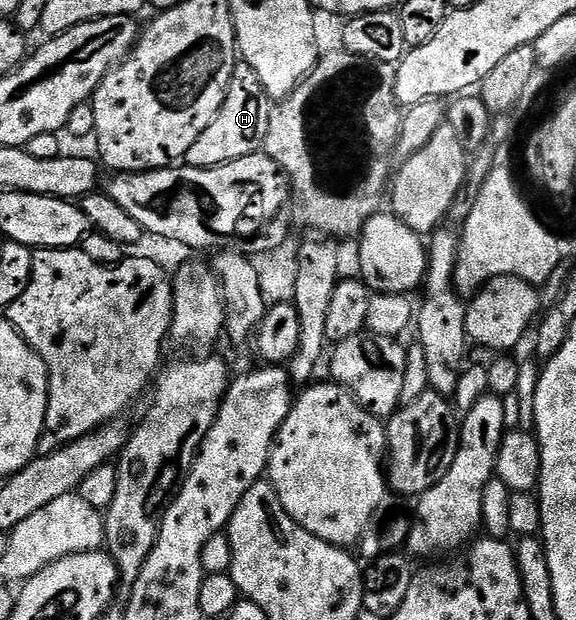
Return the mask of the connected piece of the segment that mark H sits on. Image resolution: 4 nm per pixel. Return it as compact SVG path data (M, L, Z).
M239 63L235 71L231 71L231 83L227 87L223 107L219 107L219 115L215 115L211 127L207 127L207 131L203 131L203 135L191 143L191 151L187 151L184 164L191 169L206 169L262 152L267 139L270 112L271 98L263 83L259 83L259 75L255 75L249 65Z

